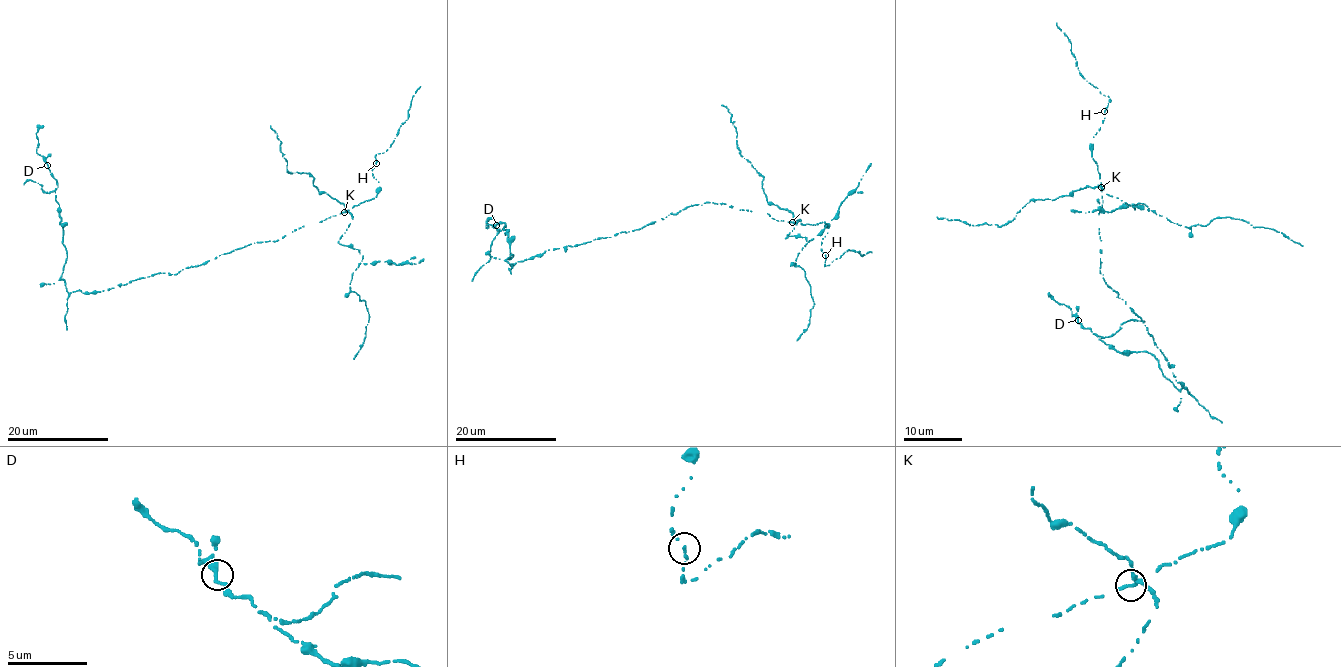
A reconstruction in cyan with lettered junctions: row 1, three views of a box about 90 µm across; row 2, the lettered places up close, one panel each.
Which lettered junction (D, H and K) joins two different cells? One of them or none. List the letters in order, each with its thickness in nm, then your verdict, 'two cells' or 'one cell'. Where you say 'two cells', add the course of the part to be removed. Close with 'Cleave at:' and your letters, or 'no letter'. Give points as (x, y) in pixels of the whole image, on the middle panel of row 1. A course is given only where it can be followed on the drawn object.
D: 240 nm thick; one cell
H: 200 nm thick; one cell
K: 240 nm thick; two cells; foreign part runs (792, 221), (801, 220), (785, 237), (799, 235), (809, 241), (795, 262), (805, 271), (814, 306), (797, 340)
Cleave at: K

